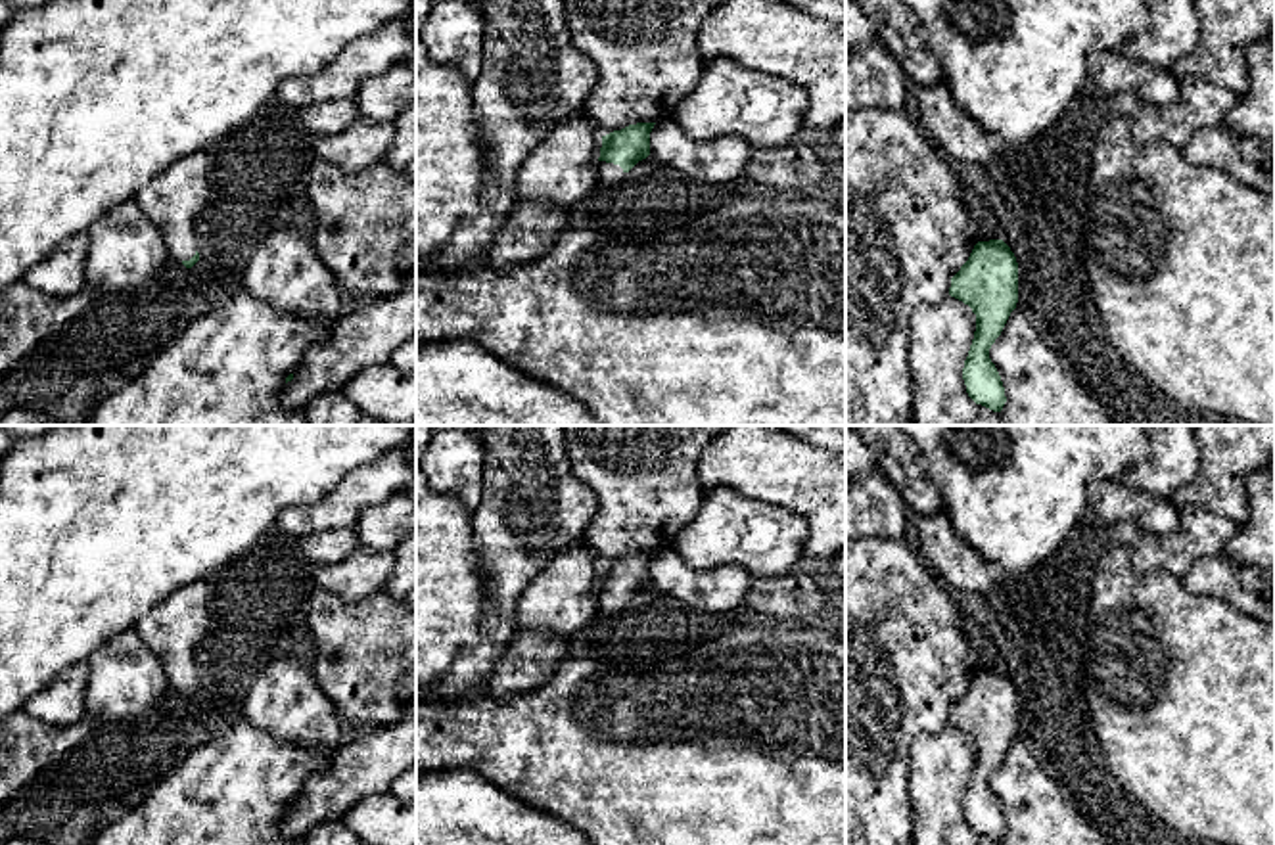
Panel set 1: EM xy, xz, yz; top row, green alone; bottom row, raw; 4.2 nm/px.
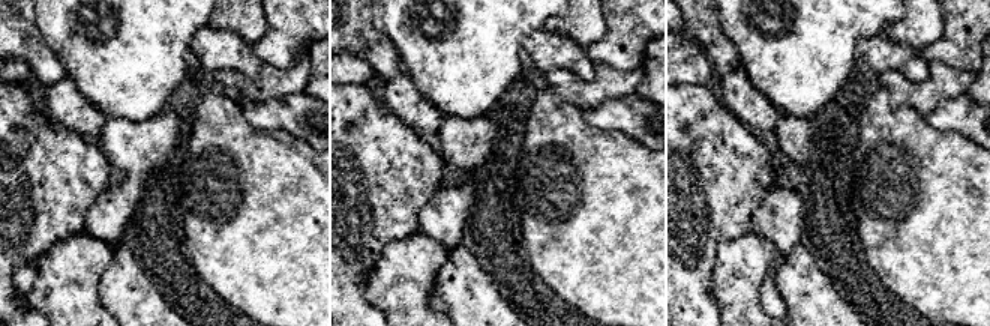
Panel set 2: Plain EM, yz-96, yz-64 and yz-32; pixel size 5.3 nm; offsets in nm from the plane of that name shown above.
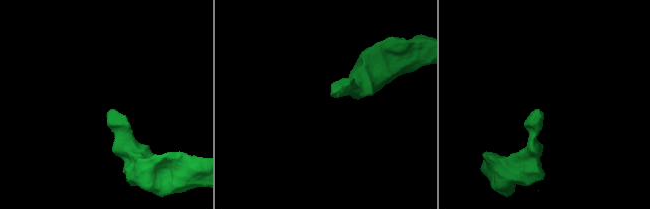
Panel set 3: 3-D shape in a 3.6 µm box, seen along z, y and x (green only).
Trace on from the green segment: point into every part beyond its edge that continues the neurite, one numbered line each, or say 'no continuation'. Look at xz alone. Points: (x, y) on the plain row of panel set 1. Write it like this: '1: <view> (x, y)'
1: xz (606, 602)

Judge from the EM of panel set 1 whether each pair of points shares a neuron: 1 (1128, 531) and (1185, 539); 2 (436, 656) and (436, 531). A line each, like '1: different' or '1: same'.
1: same
2: same

